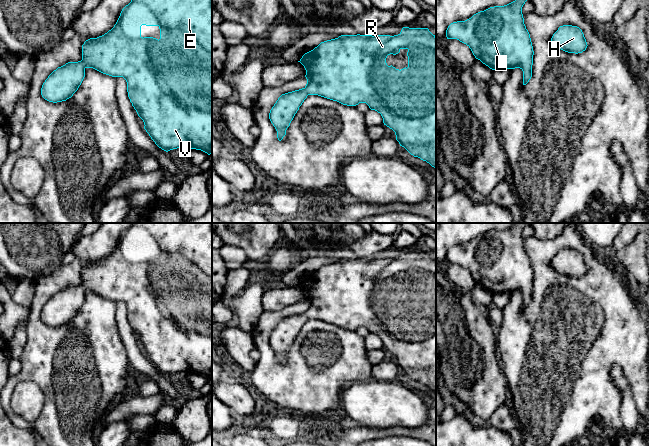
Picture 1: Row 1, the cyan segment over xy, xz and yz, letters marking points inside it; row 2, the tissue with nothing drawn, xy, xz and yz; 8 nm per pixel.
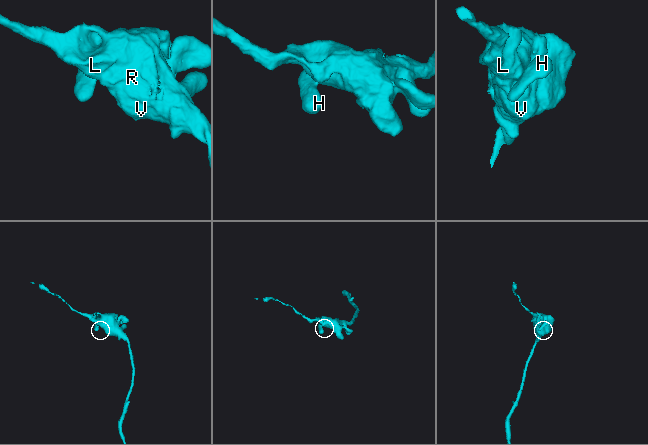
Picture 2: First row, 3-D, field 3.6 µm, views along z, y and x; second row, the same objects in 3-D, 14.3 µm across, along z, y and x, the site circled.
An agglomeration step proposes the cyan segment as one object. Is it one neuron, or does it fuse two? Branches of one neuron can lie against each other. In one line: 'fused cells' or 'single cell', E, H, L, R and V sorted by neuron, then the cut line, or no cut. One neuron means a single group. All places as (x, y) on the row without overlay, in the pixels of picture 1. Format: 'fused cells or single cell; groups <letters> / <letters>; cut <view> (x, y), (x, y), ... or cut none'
single cell; groups E H L R V; cut none

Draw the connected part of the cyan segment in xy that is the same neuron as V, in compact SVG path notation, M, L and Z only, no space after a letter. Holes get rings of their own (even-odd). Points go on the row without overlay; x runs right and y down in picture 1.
M132 223L111 254L84 266L81 285L68 286L48 300L41 312L42 321L53 327L71 322L81 309L86 292L126 304L130 326L159 372L166 376L184 372L212 378L212 223ZM142 249L158 250L160 263L143 262Z

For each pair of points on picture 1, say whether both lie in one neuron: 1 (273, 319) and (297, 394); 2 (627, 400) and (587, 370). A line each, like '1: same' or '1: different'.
1: same
2: different

